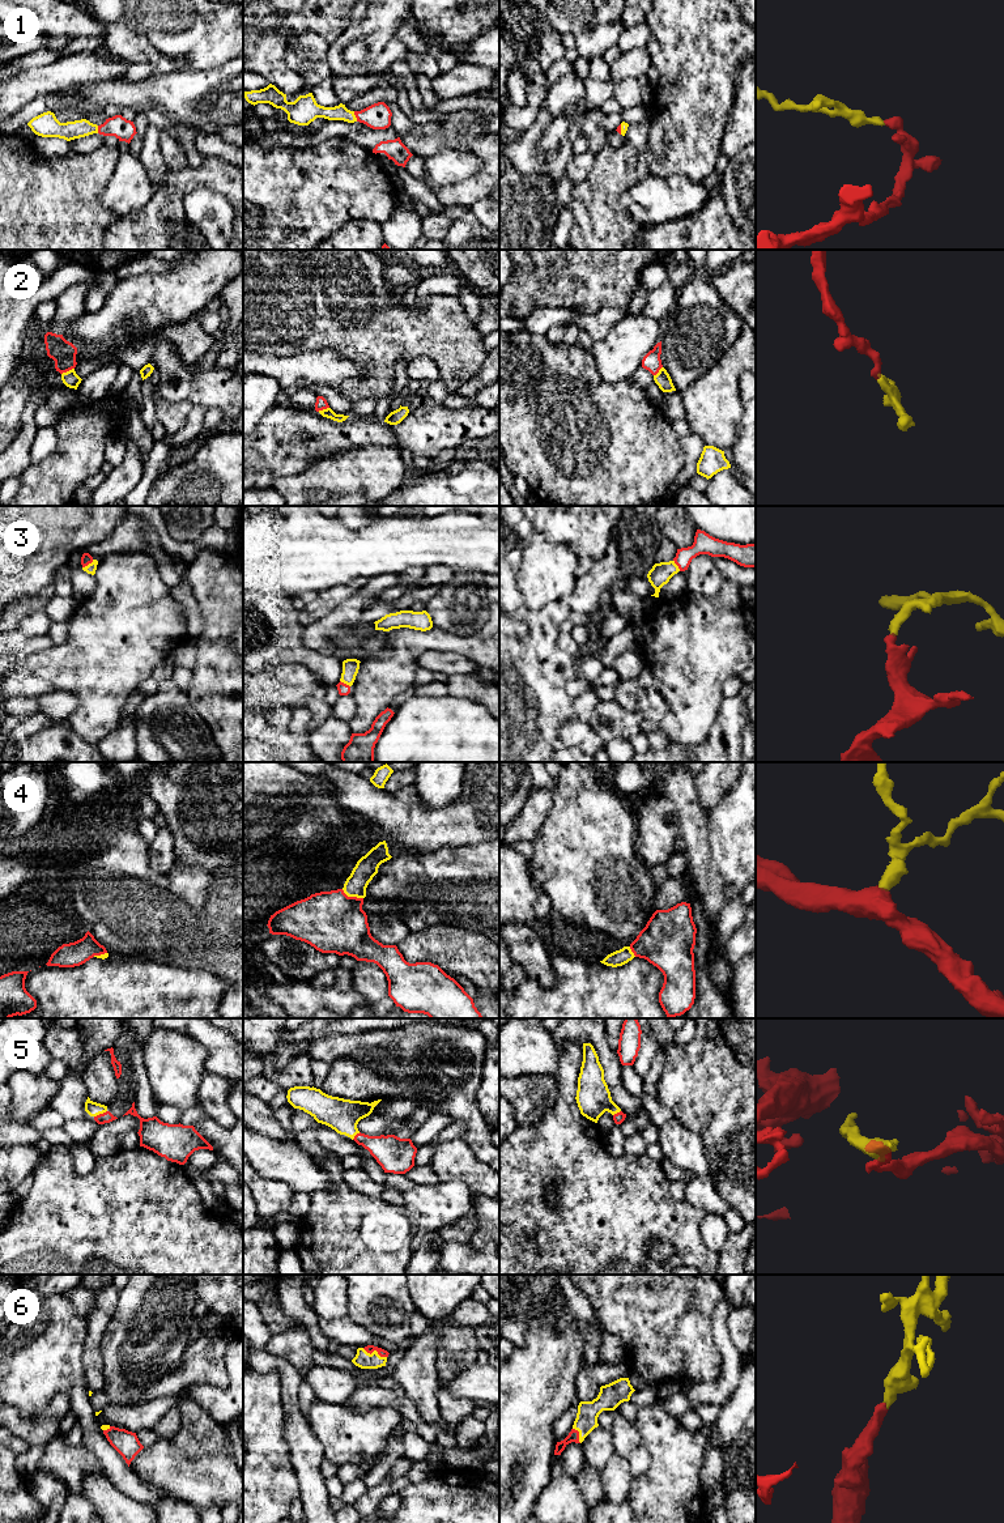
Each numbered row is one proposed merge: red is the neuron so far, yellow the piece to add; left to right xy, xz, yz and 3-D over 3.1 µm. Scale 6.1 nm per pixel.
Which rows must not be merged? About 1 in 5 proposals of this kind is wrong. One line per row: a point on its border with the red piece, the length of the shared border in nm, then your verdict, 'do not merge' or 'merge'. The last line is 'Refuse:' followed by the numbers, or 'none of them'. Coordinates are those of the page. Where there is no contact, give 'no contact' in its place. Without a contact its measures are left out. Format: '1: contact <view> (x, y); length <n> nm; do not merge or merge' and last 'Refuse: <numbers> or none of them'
1: contact xz (356, 117); length 70 nm; merge
2: contact xy (67, 370); length 90 nm; merge
3: contact xy (88, 564); length 90 nm; merge
4: contact xz (352, 897); length 150 nm; merge
5: contact xy (100, 1114); length 90 nm; merge
6: contact xz (374, 1349); length 160 nm; merge
Refuse: none of them

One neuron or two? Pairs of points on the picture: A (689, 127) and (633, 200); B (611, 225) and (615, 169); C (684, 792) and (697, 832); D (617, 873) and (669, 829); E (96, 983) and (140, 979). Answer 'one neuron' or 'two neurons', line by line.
A: two neurons
B: one neuron
C: one neuron
D: two neurons
E: one neuron

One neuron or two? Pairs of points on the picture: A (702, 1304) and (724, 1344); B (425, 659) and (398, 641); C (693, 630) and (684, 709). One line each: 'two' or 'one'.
A: two
B: two
C: one

